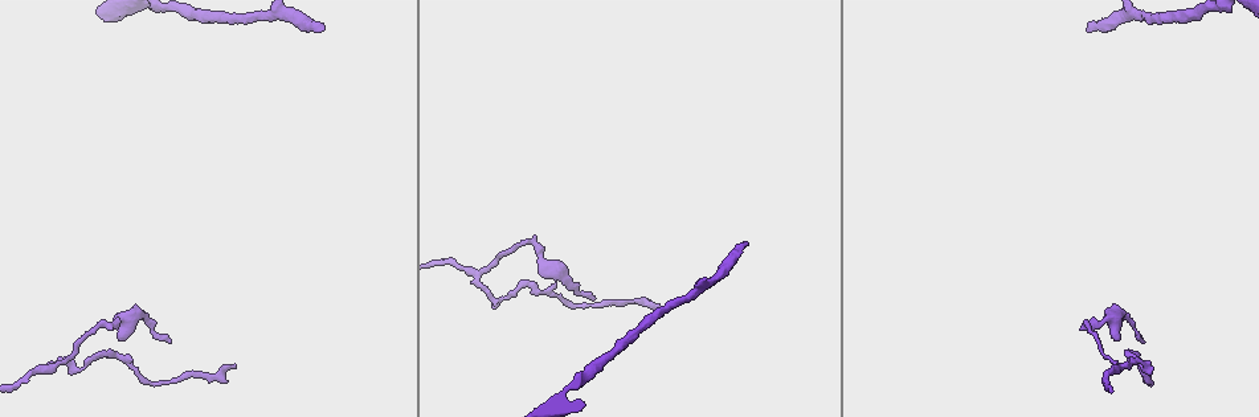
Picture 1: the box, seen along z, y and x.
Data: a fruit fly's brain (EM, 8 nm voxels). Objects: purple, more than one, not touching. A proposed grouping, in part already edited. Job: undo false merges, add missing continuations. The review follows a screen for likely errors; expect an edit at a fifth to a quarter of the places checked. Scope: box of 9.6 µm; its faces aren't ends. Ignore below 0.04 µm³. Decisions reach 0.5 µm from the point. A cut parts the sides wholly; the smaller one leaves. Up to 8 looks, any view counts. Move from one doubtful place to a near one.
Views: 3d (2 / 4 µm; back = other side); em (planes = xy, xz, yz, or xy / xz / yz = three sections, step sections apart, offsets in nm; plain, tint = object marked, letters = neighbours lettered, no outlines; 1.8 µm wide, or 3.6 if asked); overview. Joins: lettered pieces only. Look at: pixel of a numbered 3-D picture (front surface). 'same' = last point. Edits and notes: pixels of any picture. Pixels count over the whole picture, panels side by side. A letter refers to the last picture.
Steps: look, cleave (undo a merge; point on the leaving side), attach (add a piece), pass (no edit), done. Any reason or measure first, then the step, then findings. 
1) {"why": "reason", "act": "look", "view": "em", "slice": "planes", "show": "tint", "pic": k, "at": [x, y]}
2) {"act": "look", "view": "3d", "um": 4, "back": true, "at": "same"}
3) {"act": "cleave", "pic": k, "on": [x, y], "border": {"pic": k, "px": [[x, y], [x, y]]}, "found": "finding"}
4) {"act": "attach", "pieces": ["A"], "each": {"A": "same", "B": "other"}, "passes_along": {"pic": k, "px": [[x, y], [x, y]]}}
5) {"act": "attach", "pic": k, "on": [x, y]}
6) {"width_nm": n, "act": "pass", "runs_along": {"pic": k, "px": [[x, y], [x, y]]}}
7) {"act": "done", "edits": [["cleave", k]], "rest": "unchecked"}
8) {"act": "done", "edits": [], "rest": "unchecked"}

{"why": "an open end", "act": "look", "view": "em", "slice": "planes", "show": "letters", "pic": 1, "at": [235, 367]}

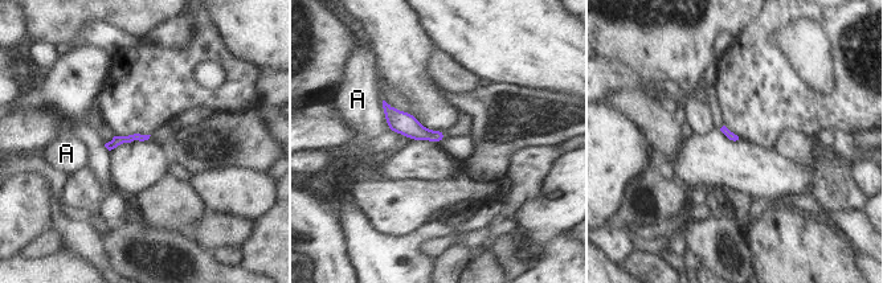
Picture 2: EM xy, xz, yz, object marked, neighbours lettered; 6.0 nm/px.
{"longest_contact_nm": ["A", 170], "act": "pass", "each": {"A": "other"}, "found": "none of them fits"}

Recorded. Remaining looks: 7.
{"why": "three arms meet", "act": "look", "view": "3d", "um": 2, "pic": 1, "at": [478, 275]}

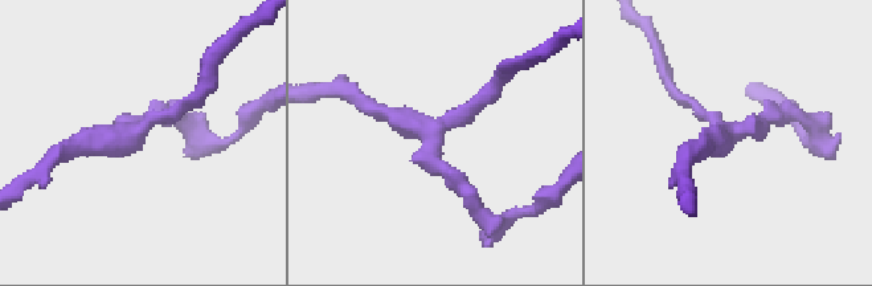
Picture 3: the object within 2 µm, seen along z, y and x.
{"arms": 3, "why": "shape alone is not enough", "act": "look", "view": "em", "slice": "planes", "show": "letters", "pic": 3, "at": [138, 135]}

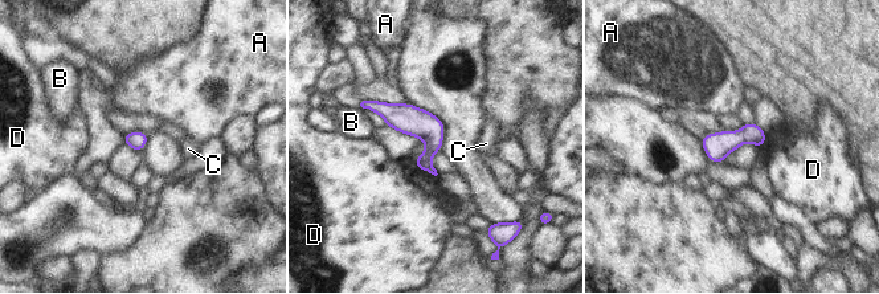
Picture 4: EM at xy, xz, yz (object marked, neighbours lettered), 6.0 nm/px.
{"act": "pass", "each": {"A": "other", "B": "other", "C": "other", "D": "other"}, "border": {"pic": 4, "px": [[412, 163], [434, 176]]}, "found": "continuous, no second neuron"}

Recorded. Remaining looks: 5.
{"why": "an open end", "act": "look", "view": "3d", "um": 4, "pic": 1, "at": [744, 242]}

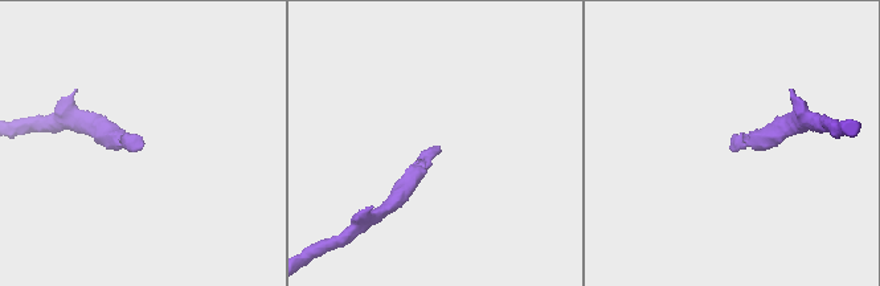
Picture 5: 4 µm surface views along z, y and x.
{"act": "look", "view": "em", "slice": "planes", "show": "tint", "pic": 5, "at": [732, 145]}

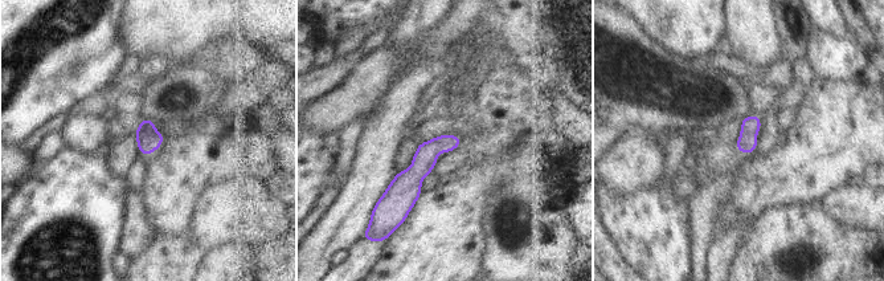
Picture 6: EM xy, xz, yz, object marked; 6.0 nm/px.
{"why": "see the neighbours", "act": "look", "view": "em", "slice": "planes", "show": "letters", "at": "same"}

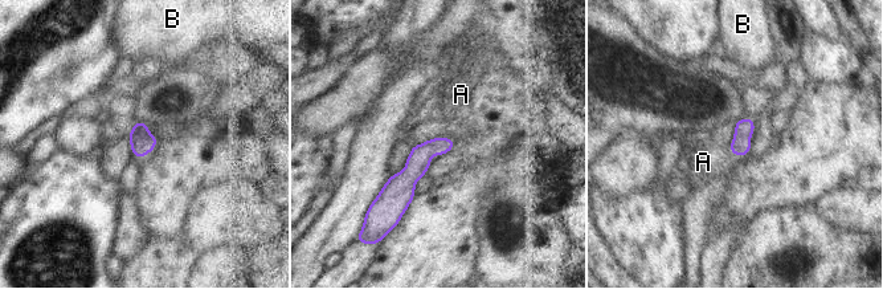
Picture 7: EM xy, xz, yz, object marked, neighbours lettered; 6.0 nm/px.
{"act": "attach", "pieces": ["A"], "each": {"A": "same", "B": "other"}, "found": "the neuron continues"}

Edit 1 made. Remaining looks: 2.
{"act": "done", "edits": [["attach", 7]], "rest": "unchecked"}

